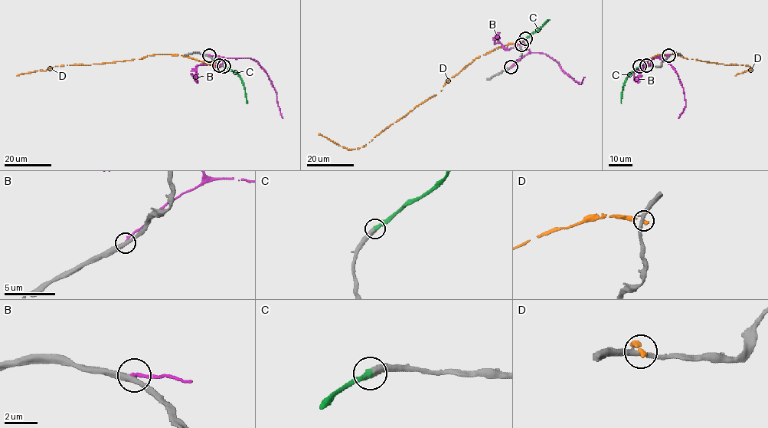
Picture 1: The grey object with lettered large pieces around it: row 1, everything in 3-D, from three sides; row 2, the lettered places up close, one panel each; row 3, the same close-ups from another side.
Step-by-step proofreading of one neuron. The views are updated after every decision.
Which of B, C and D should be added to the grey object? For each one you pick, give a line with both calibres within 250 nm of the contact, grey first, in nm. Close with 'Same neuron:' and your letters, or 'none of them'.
C: calibres 440 and 360 nm
Same neuron: C

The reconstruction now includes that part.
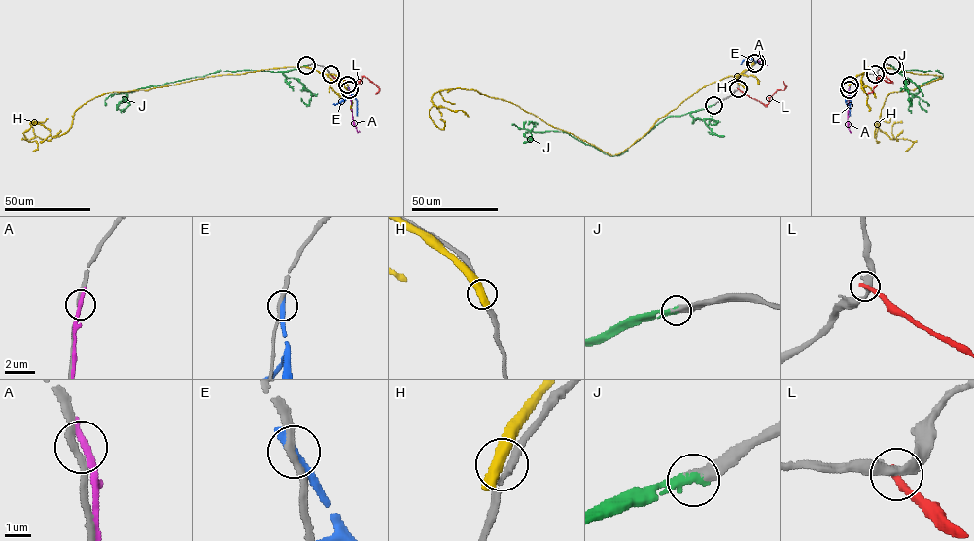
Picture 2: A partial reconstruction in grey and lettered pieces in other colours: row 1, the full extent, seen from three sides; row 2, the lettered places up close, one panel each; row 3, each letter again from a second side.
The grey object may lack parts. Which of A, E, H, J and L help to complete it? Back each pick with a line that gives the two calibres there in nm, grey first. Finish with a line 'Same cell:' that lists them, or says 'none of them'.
J: calibres 260 and 420 nm
Same cell: J

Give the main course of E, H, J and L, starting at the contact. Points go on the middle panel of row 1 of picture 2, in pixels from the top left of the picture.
E: (756, 62), (745, 59), (741, 64)
H: (754, 63), (704, 86), (613, 155), (518, 106), (473, 89), (435, 93), (429, 118), (442, 129), (440, 119)
J: (713, 105), (669, 116), (617, 155), (565, 132), (528, 130), (526, 122), (534, 124), (525, 134), (533, 139)
L: (737, 88), (766, 105), (778, 89), (786, 87), (783, 81)

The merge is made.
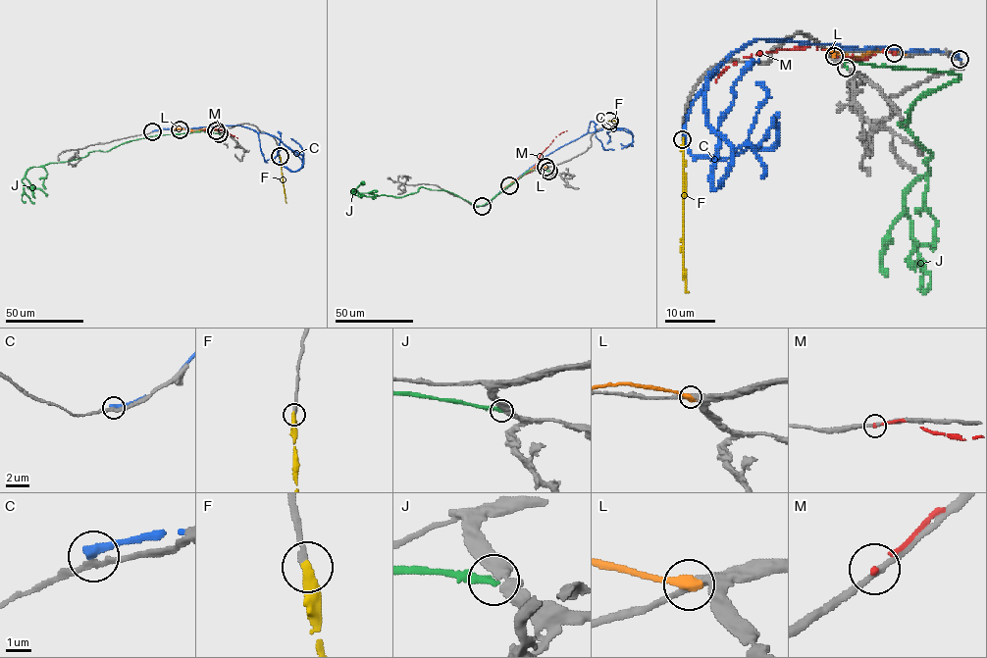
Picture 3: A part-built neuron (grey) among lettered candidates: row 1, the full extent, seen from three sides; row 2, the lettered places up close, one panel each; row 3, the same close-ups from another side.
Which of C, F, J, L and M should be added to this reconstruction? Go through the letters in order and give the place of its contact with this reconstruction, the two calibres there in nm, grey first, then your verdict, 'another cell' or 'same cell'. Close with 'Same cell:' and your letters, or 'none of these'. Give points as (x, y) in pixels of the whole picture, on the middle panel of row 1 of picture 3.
C: (482, 206) | 200/340 nm | another cell
F: (609, 121) | 240/400 nm | same cell
J: (548, 171) | 360/280 nm | another cell
L: (545, 167) | 300/500 nm | another cell
M: (509, 185) | 220/140 nm | another cell
Same cell: F

